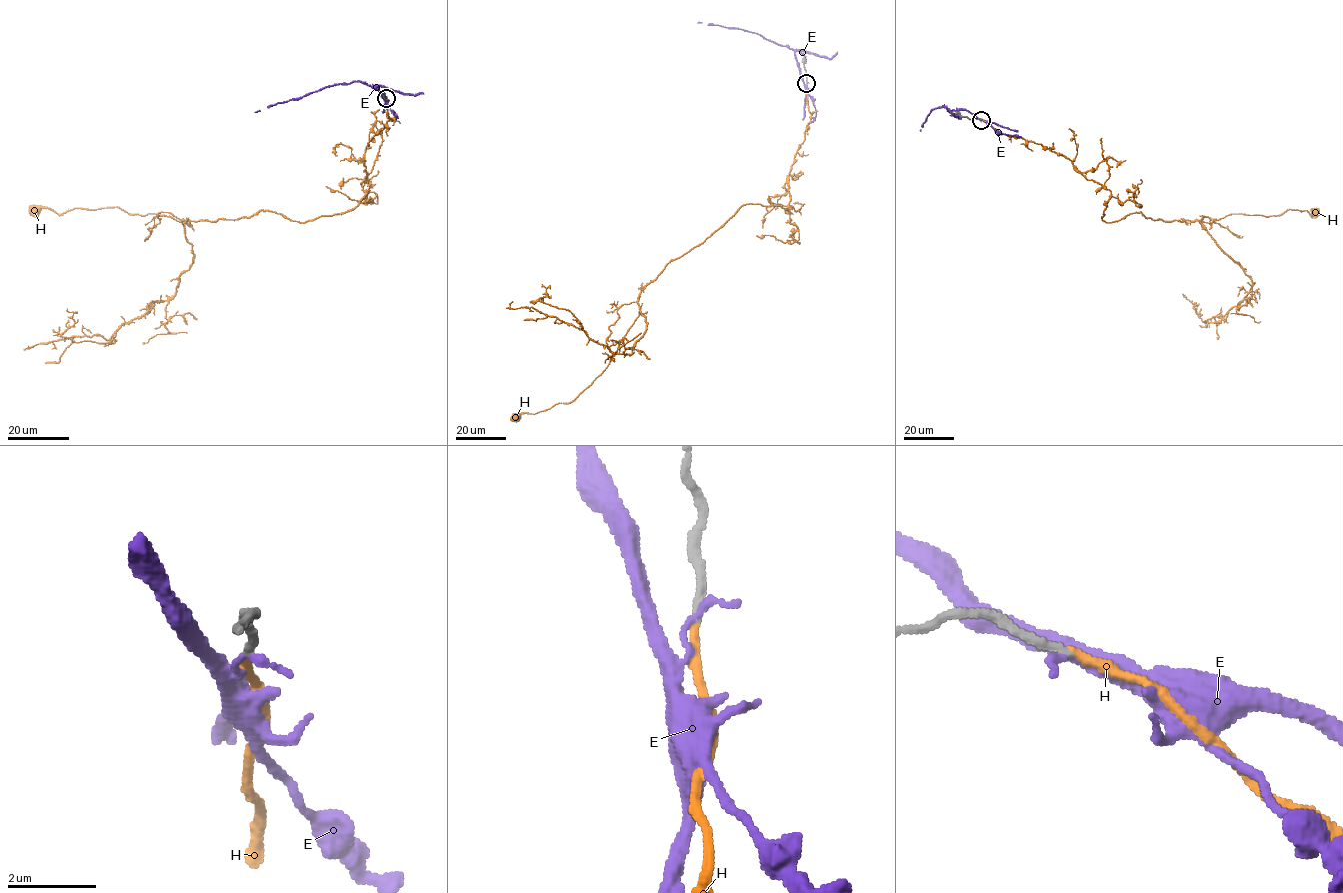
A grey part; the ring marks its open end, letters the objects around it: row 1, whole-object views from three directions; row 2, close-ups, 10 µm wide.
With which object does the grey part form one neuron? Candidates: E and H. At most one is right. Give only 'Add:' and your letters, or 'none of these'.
Add: H

